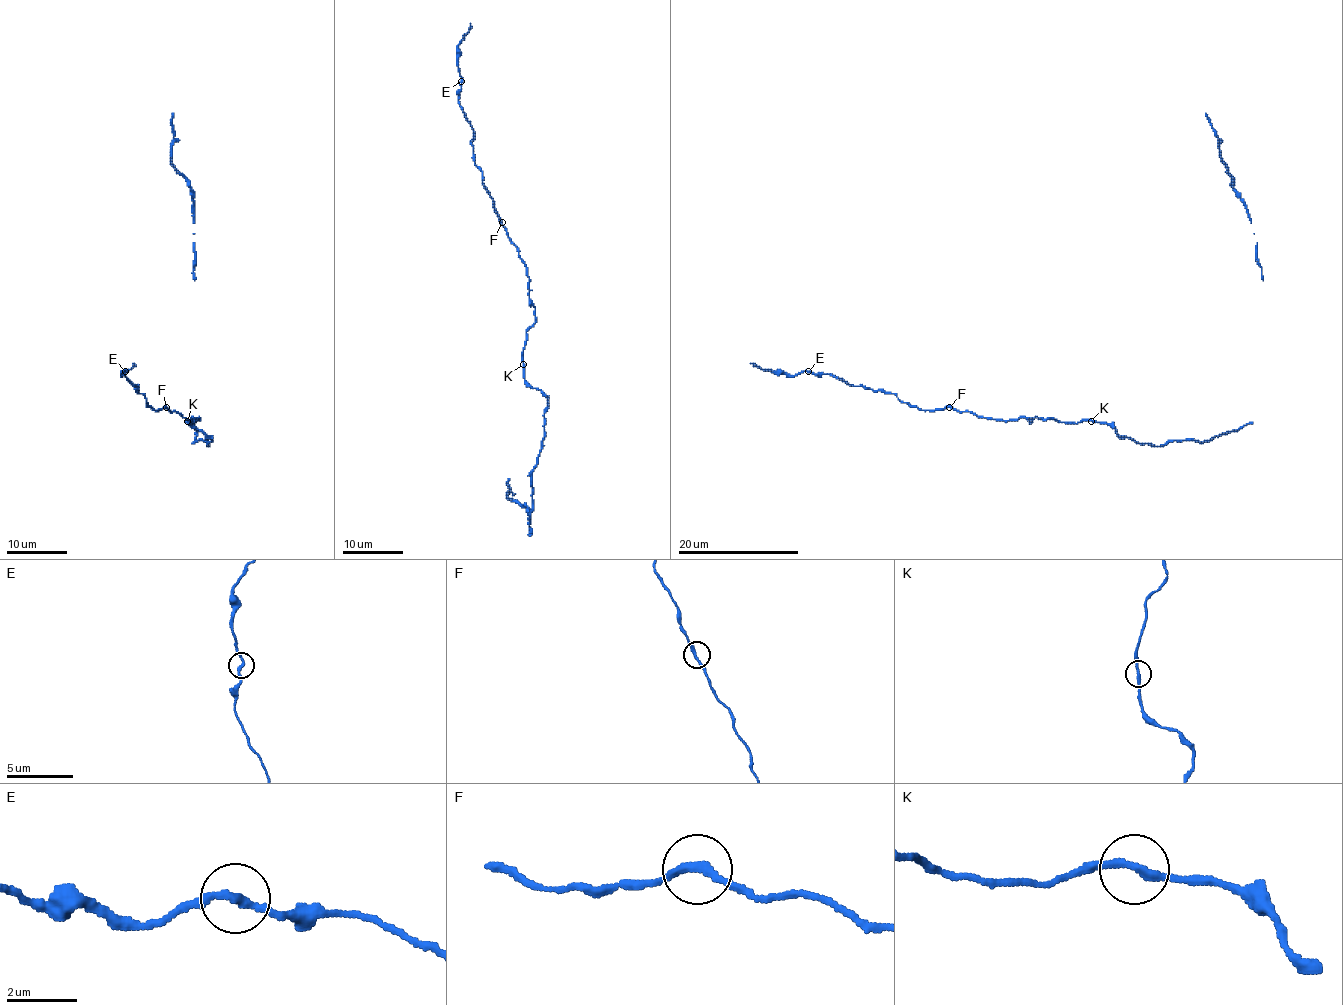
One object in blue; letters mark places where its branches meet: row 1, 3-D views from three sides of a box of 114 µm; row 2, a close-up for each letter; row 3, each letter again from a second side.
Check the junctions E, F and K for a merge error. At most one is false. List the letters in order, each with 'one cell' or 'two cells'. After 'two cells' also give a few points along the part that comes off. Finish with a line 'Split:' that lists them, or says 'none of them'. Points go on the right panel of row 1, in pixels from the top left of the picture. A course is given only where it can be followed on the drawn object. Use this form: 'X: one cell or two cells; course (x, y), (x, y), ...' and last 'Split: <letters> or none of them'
E: one cell
F: one cell
K: one cell
Split: none of them

